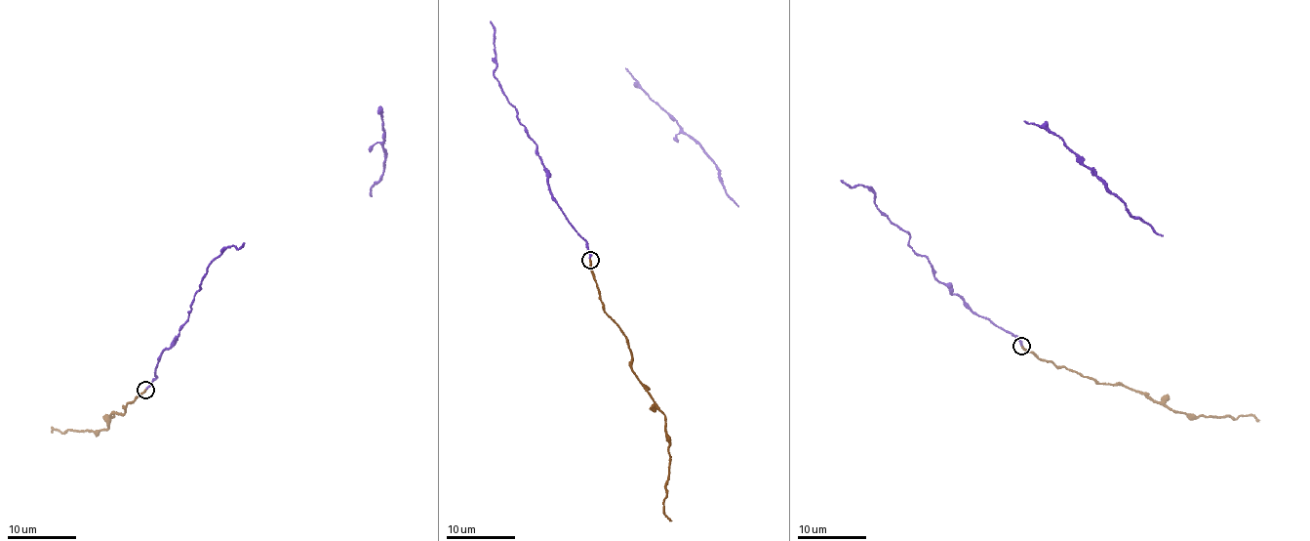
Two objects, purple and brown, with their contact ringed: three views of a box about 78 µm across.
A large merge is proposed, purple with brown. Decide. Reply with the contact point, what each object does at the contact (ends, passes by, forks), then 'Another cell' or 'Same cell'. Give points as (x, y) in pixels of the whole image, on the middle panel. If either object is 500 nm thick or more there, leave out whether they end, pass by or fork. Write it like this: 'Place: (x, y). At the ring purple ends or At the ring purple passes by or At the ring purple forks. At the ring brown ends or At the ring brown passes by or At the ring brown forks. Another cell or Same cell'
Place: (590, 260). At the ring purple ends. At the ring brown ends. Another cell

